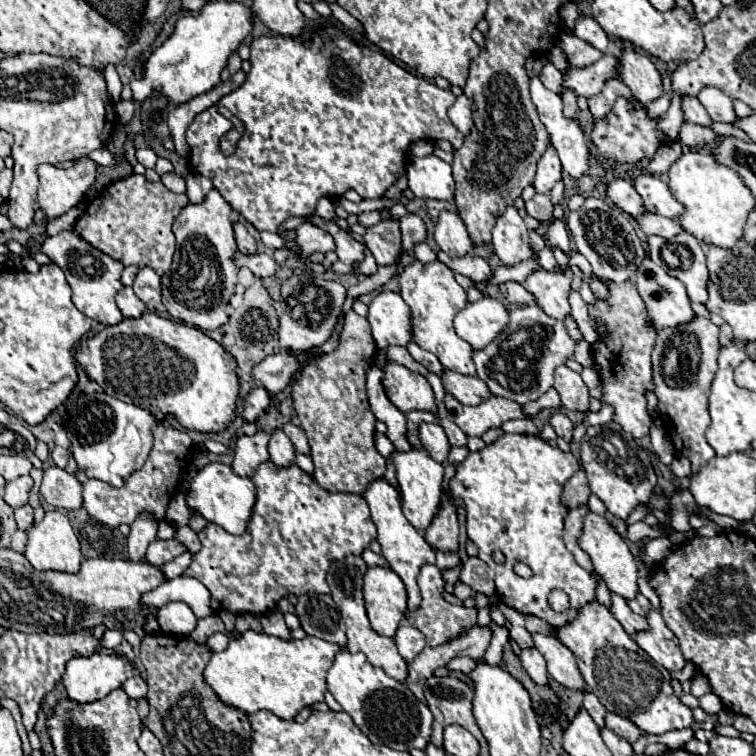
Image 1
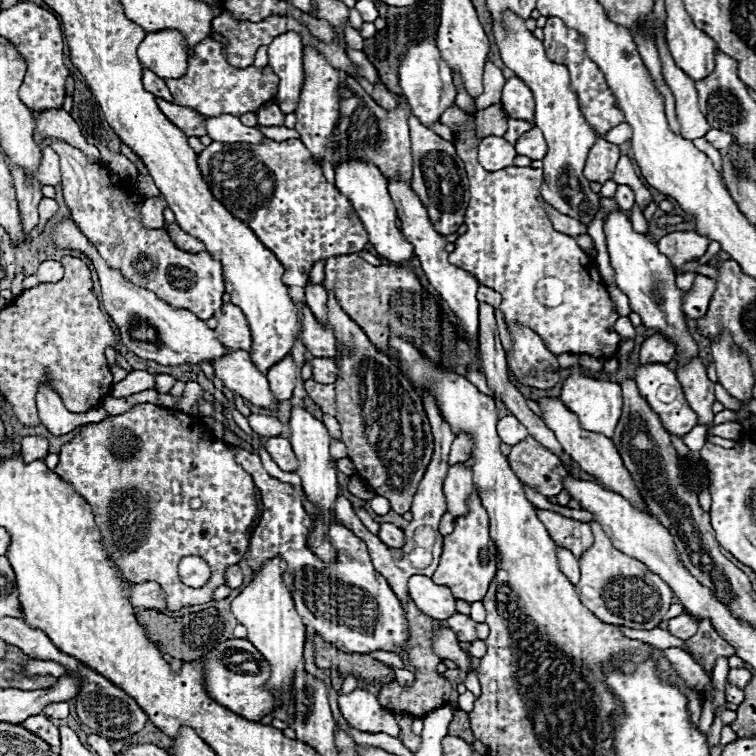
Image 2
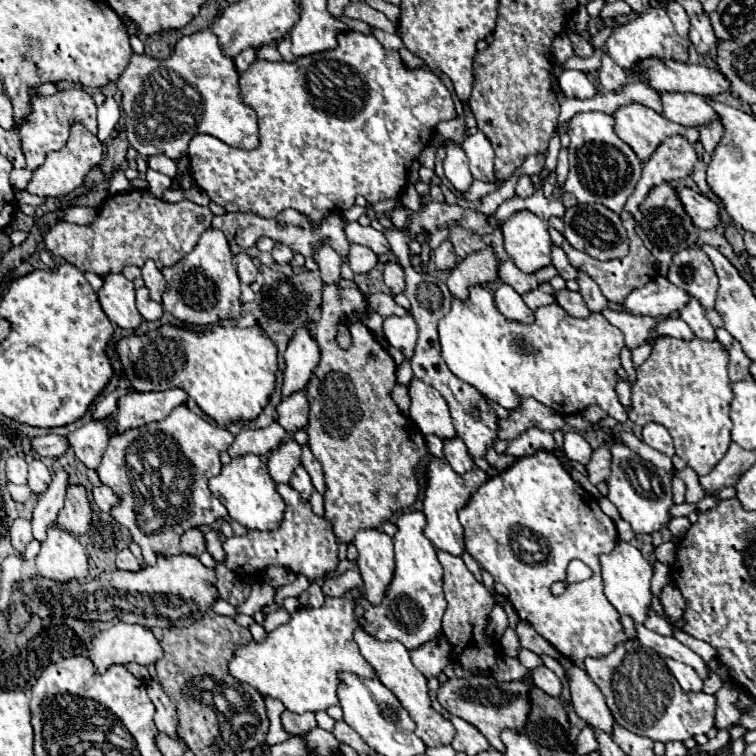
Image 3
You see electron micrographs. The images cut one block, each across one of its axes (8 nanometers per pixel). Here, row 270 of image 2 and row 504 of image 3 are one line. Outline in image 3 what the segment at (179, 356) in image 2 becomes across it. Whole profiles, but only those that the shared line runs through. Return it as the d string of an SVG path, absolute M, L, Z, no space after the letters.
M108 486L94 488L94 500L102 512L110 512L114 508L114 504L118 504L118 496Z

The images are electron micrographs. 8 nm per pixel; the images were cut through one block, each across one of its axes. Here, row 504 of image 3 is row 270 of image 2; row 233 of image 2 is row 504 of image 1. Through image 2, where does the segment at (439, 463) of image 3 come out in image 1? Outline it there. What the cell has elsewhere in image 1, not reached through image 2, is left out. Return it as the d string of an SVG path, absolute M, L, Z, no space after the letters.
M416 448L410 452L392 452L390 460L396 468L396 478L402 490L402 512L414 528L424 530L432 522L438 510L442 480L444 480L444 466L434 462L426 450L416 450Z

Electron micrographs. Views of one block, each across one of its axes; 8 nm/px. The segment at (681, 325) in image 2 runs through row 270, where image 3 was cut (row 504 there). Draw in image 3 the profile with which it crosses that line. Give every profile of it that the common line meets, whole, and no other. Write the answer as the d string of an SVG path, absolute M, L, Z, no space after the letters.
M614 444L610 448L612 452L612 474L608 478L608 500L618 508L620 516L632 526L636 534L652 534L660 528L664 528L670 520L670 508L672 502L672 476L632 452L628 446Z

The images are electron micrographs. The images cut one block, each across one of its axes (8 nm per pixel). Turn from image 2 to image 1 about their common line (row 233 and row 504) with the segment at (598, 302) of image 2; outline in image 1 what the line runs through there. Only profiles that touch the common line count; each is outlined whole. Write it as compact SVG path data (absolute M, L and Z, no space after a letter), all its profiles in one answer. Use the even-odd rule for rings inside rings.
M502 434L496 442L488 444L480 452L470 452L464 462L456 466L456 474L450 478L450 492L456 498L462 498L466 504L466 530L468 538L478 546L478 558L484 560L492 570L494 570L494 584L496 584L496 594L500 602L506 606L516 608L522 614L532 614L542 620L546 620L550 626L560 628L568 624L570 620L576 618L578 610L594 600L594 590L596 590L596 576L586 572L582 566L574 562L574 556L568 552L562 540L562 528L564 528L564 518L568 510L560 502L562 488L566 480L578 470L578 460L570 452L562 452L560 448L550 446L546 440L540 436L528 436L528 434ZM502 550L506 556L504 564L496 564L492 560L492 552ZM516 562L524 562L526 566L532 568L532 578L522 580L520 576L514 574L512 566ZM552 590L564 590L570 598L570 608L568 612L554 612L548 604L548 596Z

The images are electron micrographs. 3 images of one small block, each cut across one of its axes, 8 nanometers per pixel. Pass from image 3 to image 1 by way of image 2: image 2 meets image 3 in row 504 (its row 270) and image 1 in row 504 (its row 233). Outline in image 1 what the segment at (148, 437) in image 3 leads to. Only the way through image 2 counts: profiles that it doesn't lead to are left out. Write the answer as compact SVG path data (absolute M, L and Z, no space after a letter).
M158 424L154 428L154 446L150 450L146 464L138 472L134 472L122 488L112 488L100 480L86 480L82 484L84 510L92 518L96 518L102 524L112 526L112 528L116 528L120 524L132 524L134 518L142 510L152 510L158 514L158 520L162 520L166 506L176 492L178 480L180 480L180 470L188 466L188 452L192 452L192 446L194 446L194 442L190 440L190 436L186 432Z

